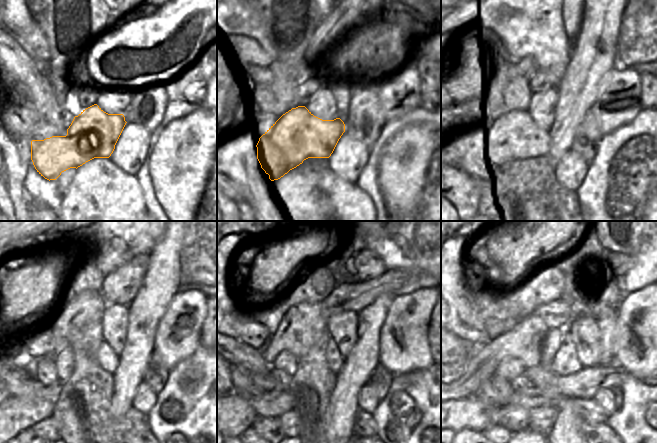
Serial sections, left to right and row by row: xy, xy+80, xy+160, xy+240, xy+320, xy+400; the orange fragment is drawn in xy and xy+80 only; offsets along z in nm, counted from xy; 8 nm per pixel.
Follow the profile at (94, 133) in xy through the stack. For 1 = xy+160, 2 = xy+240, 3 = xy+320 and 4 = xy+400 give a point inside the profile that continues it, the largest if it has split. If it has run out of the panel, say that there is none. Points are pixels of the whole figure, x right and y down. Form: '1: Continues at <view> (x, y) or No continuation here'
1: Continues at xy+160 (515, 136)
2: Continues at xy+240 (64, 361)
3: Continues at xy+320 (286, 361)
4: Continues at xy+400 (509, 368).

